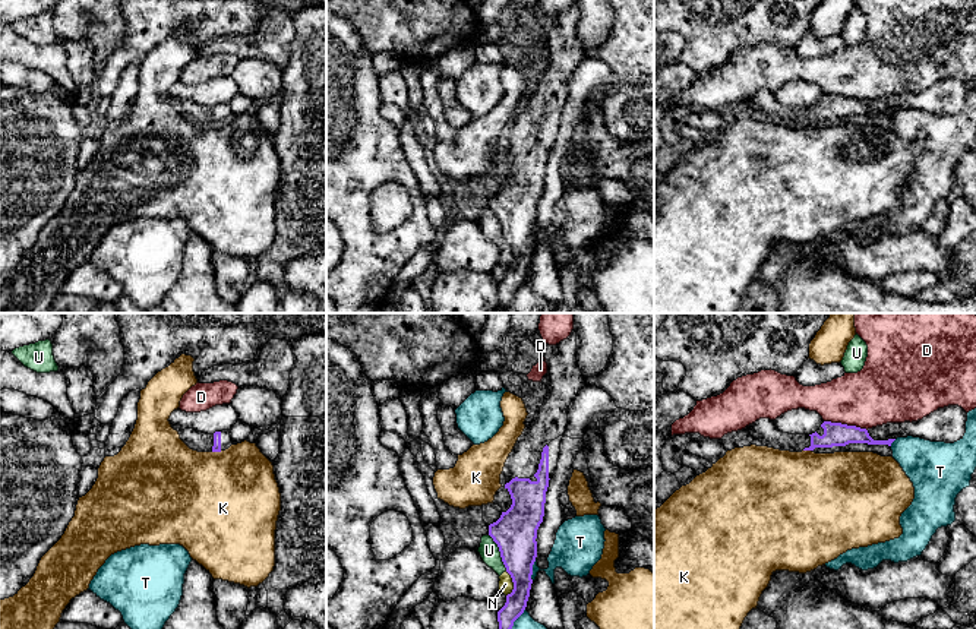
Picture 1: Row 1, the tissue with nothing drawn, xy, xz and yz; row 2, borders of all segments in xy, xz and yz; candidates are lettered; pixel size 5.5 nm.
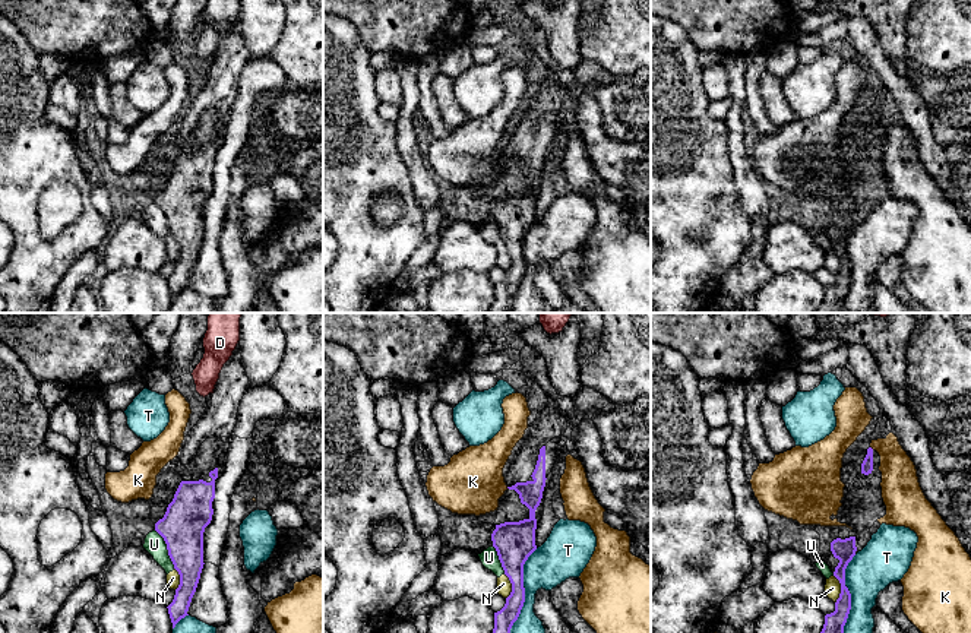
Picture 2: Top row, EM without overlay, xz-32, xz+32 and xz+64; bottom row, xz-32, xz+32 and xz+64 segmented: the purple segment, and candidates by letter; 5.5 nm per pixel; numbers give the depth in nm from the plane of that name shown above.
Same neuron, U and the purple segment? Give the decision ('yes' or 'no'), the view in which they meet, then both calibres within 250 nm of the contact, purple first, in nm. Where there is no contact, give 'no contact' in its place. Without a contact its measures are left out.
no; contact in xz; calibres 240 and 110 nm

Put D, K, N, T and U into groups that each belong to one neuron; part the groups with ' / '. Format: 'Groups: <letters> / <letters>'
Groups: D / K / N U / T

